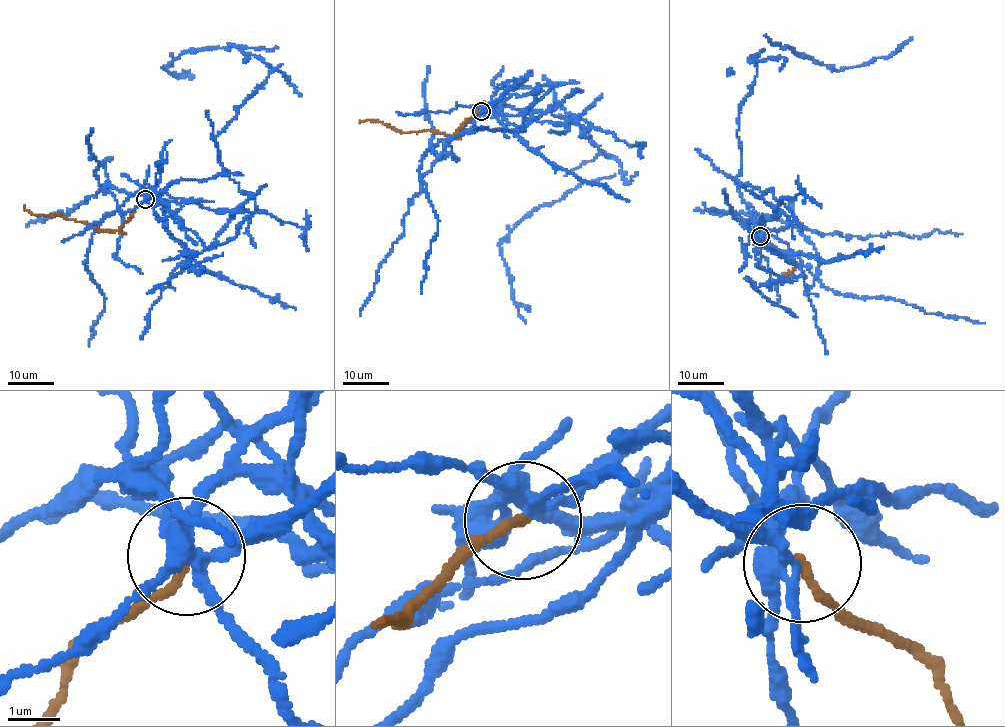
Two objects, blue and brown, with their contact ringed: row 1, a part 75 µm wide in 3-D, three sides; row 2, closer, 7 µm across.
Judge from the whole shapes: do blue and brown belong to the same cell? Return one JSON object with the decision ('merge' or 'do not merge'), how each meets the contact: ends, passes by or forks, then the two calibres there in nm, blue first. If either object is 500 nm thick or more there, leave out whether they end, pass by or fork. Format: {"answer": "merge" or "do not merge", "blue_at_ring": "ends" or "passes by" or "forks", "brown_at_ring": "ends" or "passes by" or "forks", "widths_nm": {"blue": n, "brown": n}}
{"answer": "do not merge", "blue_at_ring": "forks", "brown_at_ring": "ends", "widths_nm": {"blue": 130, "brown": 200}}

